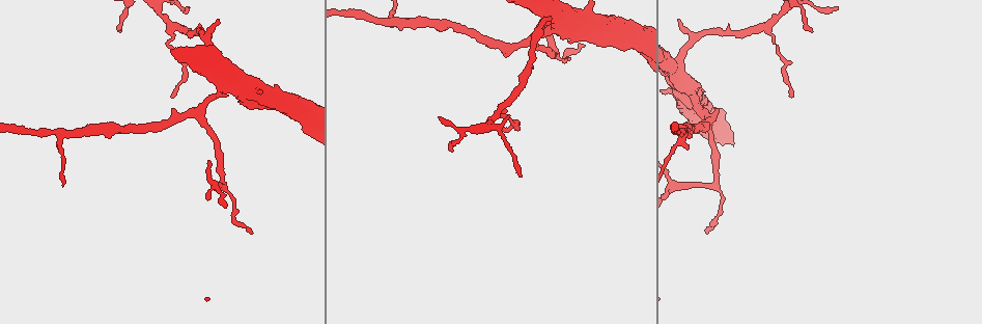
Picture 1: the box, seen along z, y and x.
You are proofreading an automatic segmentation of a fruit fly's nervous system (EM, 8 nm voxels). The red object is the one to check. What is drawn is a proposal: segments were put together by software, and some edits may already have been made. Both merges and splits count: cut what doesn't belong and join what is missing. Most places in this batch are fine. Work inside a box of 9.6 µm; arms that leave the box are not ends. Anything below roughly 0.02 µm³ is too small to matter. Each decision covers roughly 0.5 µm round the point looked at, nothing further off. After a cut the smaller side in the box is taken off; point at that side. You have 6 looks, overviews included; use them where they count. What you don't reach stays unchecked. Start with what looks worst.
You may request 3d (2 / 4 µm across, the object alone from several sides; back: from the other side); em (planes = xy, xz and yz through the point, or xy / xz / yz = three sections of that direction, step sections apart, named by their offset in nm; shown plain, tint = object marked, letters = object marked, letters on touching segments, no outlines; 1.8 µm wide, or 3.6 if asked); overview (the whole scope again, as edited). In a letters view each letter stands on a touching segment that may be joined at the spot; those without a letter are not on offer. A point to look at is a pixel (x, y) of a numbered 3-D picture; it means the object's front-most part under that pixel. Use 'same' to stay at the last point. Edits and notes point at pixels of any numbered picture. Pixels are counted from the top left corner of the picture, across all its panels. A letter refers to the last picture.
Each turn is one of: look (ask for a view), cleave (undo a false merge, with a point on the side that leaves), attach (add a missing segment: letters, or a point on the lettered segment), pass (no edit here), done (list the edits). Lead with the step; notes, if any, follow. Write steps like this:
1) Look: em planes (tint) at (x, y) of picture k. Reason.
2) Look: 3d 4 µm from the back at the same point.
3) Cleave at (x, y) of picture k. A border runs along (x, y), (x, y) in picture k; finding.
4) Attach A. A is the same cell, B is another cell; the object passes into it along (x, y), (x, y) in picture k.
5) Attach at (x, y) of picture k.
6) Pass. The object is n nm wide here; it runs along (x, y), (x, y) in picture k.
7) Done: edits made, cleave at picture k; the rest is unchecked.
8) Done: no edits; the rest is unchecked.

Look: em 3.6 µm planes (letters) at (678, 79) of picture 1. Sudden change in width.

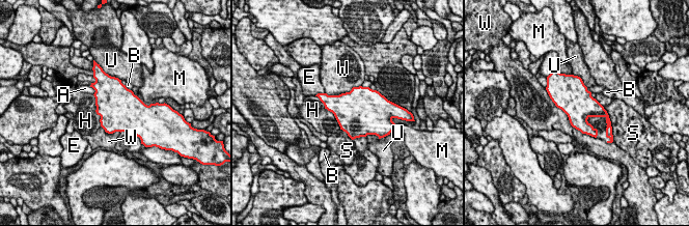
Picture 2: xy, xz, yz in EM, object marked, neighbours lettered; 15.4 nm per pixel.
Pass. The longest contact is with W, 1000 nm; A, B, E, H, M, S, U and W are other cells; a border runs along (548, 93), (573, 126), (596, 138) in picture 2; all the same neuron.

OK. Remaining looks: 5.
Look: em planes (letters) at (213, 187) of picture 1.

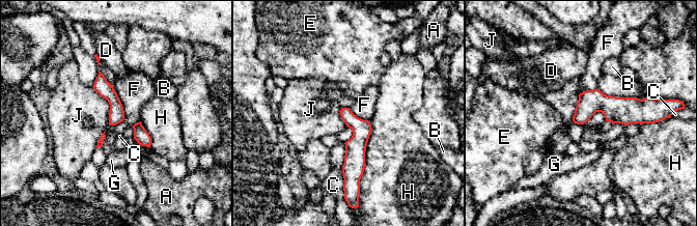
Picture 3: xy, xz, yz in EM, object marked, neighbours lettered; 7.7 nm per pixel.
Pass. The object is 120 nm wide here; A, B, C, D, E, F, G, H and J are other cells; a border runs along (113, 87), (122, 107), (123, 120) in picture 3; one neuron here.

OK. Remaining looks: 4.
Look: em planes (letters) at (790, 95) of picture 1. Free end.

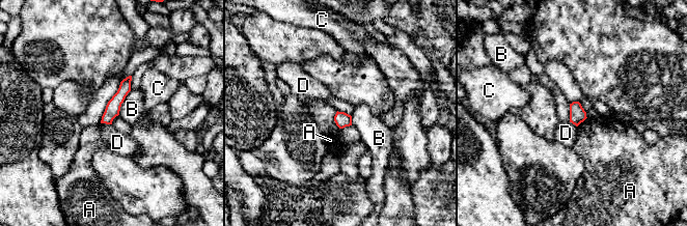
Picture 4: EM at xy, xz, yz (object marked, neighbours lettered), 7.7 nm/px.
Pass. The object is 110 nm wide here; A, B, C and D are other cells; it runs along (128, 80), (111, 112), (104, 120) in picture 4; no lettered segment goes on from it.

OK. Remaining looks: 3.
Done: no edits; the rest is unchecked.

